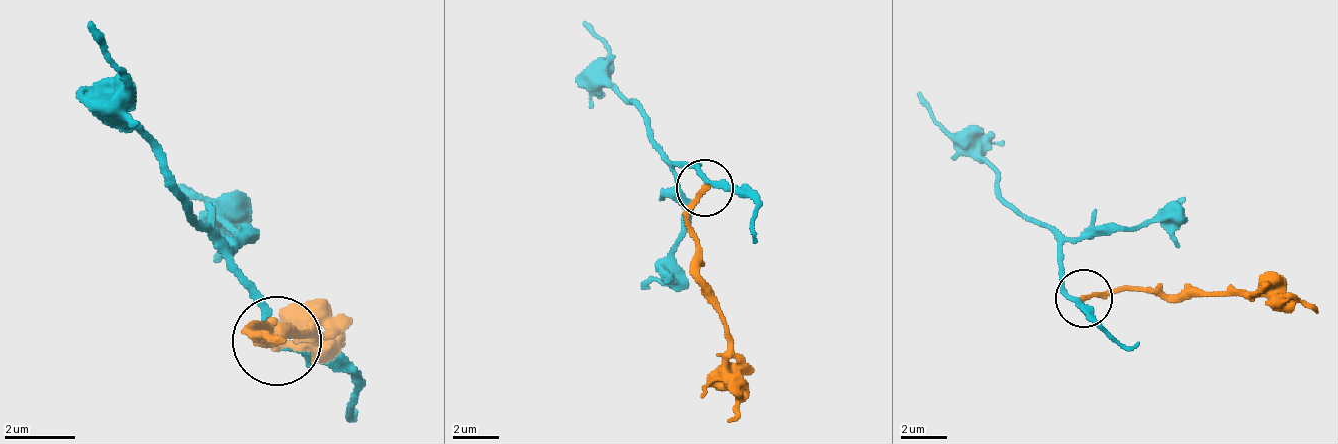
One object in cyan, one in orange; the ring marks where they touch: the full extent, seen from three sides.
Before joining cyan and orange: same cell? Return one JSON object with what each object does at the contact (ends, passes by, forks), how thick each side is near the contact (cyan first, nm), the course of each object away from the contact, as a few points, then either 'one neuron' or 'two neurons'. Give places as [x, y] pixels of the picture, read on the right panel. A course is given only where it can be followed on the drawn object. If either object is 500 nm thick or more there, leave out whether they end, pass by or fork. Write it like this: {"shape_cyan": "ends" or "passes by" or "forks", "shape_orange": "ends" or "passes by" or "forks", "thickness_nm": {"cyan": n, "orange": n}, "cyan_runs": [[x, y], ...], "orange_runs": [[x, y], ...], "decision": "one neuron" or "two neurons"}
{"shape_cyan": "passes by", "shape_orange": "ends", "thickness_nm": {"cyan": 200, "orange": 200}, "cyan_runs": [[1082, 297], [1065, 291], [1059, 239], [944, 130], [921, 90]], "orange_runs": [[1082, 297], [1134, 291], [1237, 297], [1306, 303], [1318, 314]], "decision": "one neuron"}

